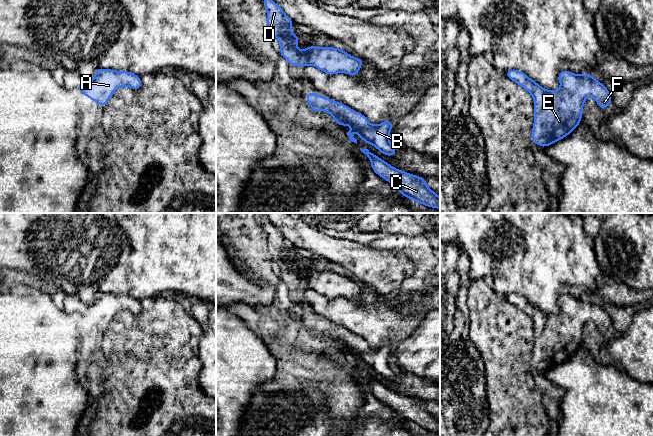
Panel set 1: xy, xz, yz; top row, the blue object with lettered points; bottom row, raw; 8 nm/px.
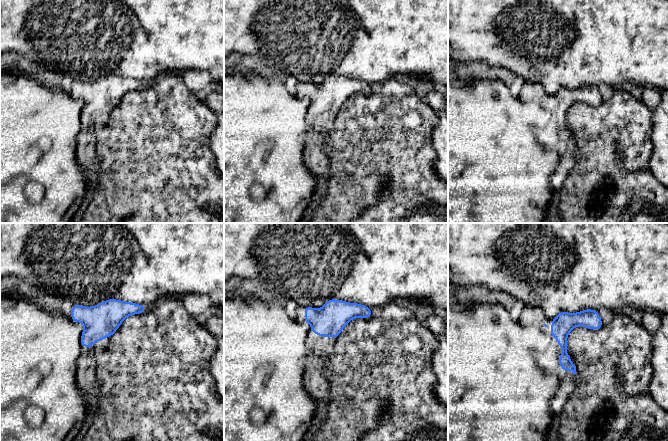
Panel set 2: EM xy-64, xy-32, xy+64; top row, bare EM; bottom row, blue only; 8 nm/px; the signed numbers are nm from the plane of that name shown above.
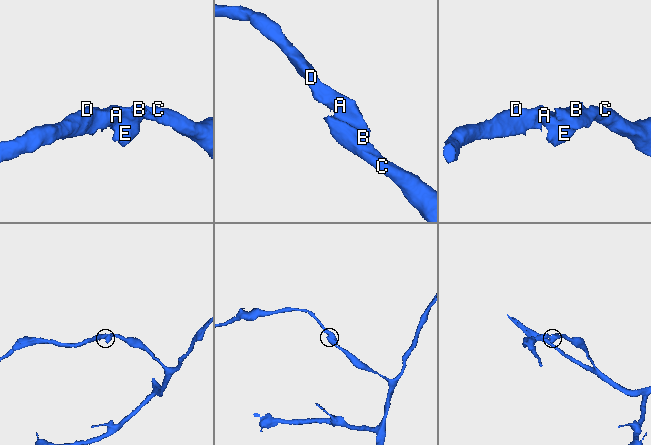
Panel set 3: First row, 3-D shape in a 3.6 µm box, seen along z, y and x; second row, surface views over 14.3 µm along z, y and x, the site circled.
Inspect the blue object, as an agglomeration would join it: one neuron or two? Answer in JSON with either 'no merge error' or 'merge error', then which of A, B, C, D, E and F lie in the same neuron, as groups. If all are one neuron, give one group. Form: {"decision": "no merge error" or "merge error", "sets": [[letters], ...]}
{"decision": "no merge error", "sets": [["A", "B", "C", "D", "E", "F"]]}

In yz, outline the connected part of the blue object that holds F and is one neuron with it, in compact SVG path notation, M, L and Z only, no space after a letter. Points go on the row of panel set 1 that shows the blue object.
M516 69L508 70L505 74L534 99L531 140L540 147L563 139L580 124L587 97L592 96L602 110L612 103L608 89L590 74L577 75L568 70L560 72L558 91L546 90Z

